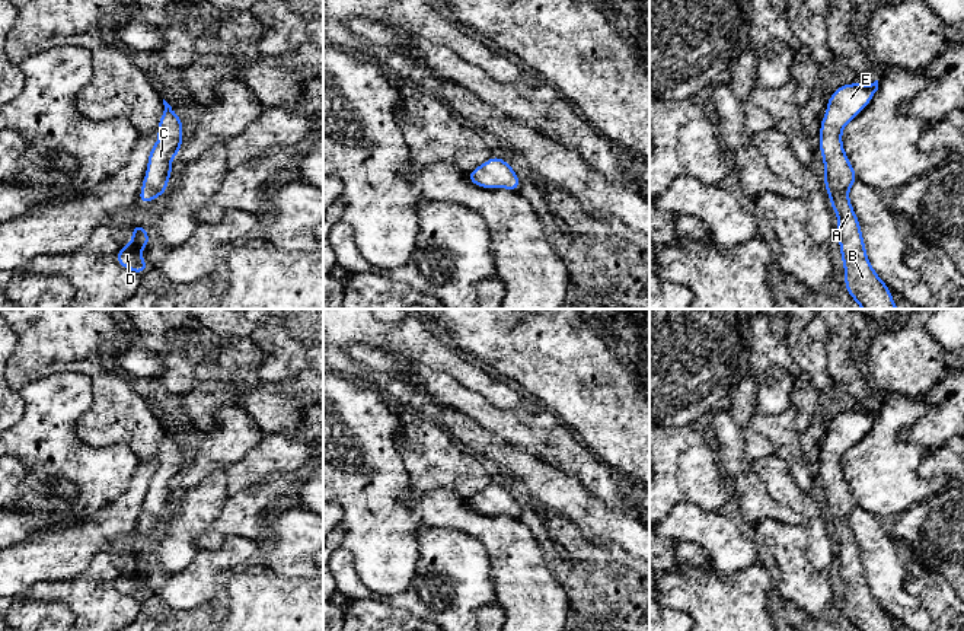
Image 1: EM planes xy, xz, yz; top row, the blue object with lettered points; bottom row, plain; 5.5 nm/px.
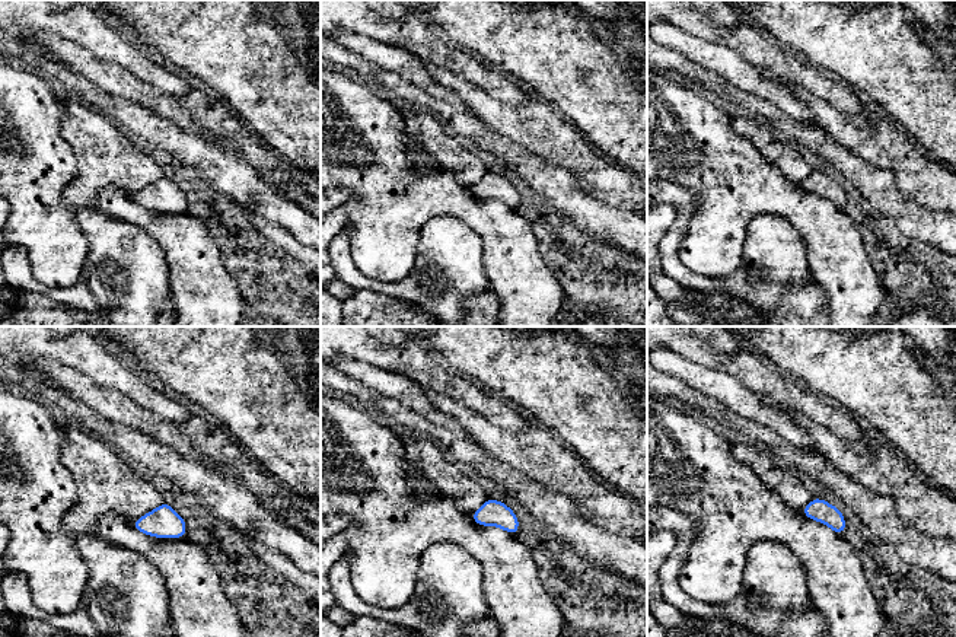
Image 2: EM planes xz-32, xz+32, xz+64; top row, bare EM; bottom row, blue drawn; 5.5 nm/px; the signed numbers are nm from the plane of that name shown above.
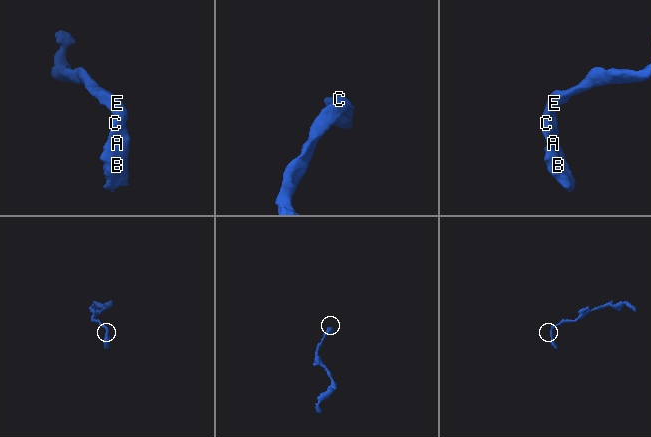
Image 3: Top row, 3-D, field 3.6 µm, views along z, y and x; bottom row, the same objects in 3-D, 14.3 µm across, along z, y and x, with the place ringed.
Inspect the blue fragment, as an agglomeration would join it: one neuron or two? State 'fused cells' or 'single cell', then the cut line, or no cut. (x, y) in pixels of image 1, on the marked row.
single cell; no cut

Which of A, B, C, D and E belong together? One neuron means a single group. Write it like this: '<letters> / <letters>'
A B C D E

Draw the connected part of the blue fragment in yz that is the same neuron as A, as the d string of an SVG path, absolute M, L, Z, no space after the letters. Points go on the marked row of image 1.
M878 80L871 85L850 83L837 87L827 101L820 124L820 153L824 160L824 185L837 214L836 232L849 296L862 309L898 309L888 286L872 270L866 256L859 220L849 201L849 188L858 176L843 150L842 131L874 98Z

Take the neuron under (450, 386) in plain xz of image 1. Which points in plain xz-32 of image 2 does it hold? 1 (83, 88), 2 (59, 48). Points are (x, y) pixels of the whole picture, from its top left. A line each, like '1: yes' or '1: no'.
1: no
2: yes

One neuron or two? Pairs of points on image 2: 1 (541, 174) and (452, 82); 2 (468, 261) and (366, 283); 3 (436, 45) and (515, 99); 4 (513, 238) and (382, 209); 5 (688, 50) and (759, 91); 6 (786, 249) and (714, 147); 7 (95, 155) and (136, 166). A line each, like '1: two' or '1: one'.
1: two
2: one
3: one
4: one
5: one
6: two
7: one

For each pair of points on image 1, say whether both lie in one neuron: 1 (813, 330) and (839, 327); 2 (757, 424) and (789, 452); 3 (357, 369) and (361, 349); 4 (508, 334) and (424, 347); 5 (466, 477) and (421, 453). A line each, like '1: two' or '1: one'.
1: one
2: one
3: two
4: two
5: one

